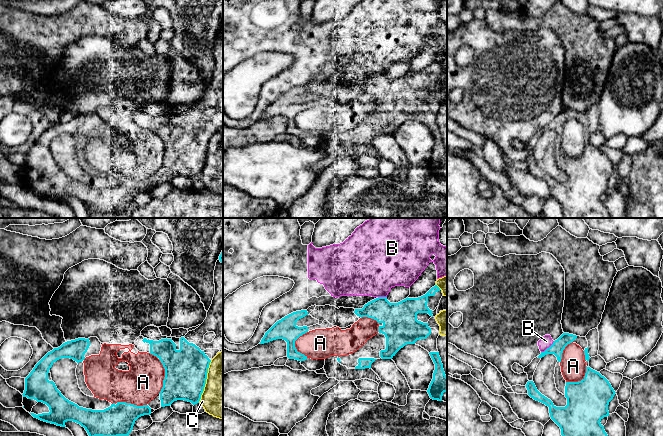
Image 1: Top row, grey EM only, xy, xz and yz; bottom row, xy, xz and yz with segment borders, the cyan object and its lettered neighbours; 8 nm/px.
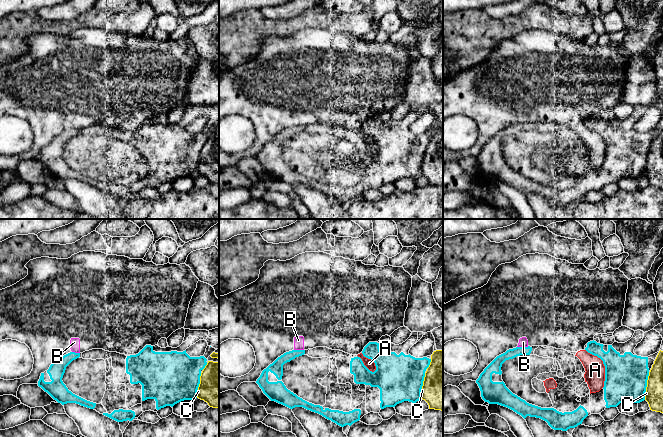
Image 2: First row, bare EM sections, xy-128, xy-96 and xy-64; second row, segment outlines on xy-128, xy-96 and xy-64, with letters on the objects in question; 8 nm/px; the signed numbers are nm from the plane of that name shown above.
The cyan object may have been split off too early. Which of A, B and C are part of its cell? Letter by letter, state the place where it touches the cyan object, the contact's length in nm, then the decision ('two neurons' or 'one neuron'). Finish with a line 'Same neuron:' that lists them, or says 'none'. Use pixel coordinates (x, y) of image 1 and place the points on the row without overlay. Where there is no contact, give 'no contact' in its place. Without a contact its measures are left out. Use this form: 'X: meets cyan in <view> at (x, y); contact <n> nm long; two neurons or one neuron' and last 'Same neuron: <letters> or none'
A: meets cyan in xy at (165, 148); contact 340 nm long; two neurons
B: meets cyan in yz at (547, 124); contact 140 nm long; two neurons
C: meets cyan in xy at (205, 157); contact 360 nm long; two neurons
Same neuron: none

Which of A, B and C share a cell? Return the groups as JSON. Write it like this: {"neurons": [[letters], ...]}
{"neurons": [["A", "B"], ["C"]]}

